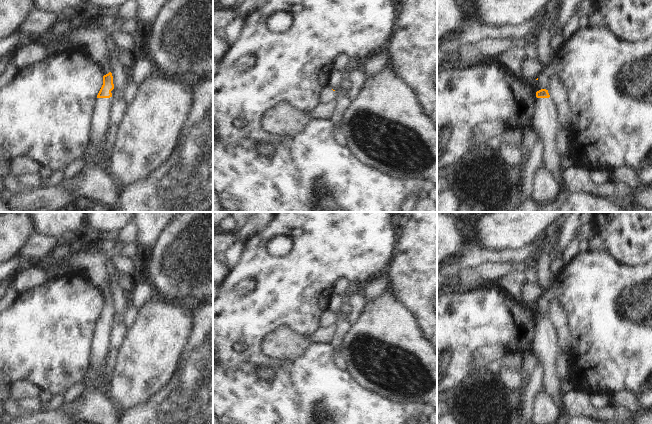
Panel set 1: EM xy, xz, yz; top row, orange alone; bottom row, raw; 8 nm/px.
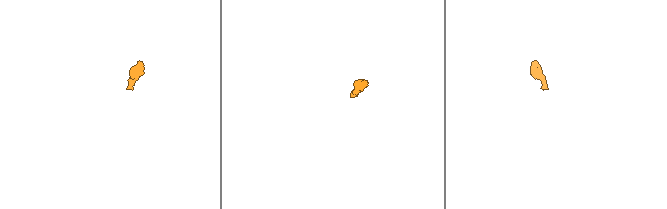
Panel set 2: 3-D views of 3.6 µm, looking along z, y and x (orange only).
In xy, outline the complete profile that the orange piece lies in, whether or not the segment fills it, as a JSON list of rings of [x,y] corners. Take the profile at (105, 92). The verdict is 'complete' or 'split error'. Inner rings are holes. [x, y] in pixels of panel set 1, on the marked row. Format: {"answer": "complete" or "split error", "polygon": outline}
{"answer": "split error", "polygon": [[[112,73],[103,76],[103,85],[95,100],[95,106],[91,117],[91,125],[89,130],[89,149],[91,158],[87,160],[86,165],[90,163],[98,165],[96,159],[98,155],[98,147],[101,145],[104,134],[109,128],[110,107],[113,98],[114,84]]]}

